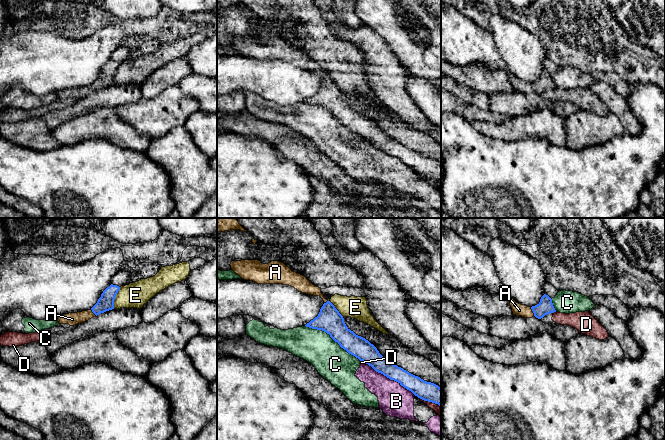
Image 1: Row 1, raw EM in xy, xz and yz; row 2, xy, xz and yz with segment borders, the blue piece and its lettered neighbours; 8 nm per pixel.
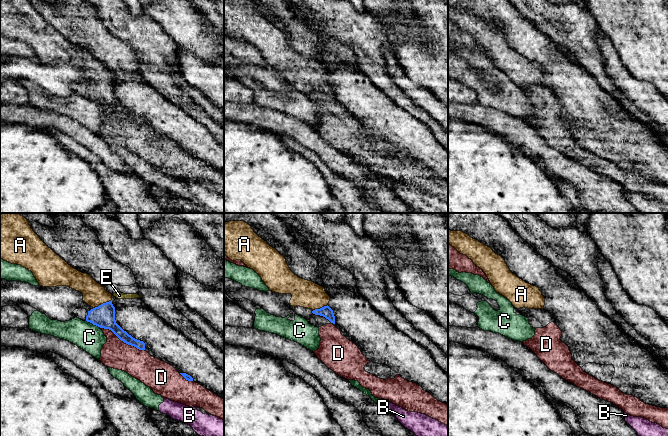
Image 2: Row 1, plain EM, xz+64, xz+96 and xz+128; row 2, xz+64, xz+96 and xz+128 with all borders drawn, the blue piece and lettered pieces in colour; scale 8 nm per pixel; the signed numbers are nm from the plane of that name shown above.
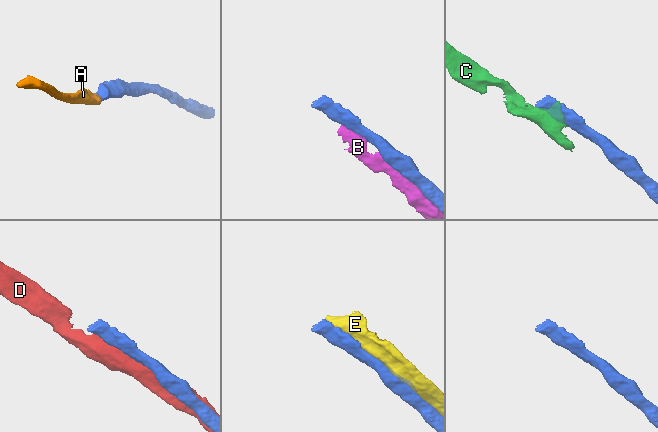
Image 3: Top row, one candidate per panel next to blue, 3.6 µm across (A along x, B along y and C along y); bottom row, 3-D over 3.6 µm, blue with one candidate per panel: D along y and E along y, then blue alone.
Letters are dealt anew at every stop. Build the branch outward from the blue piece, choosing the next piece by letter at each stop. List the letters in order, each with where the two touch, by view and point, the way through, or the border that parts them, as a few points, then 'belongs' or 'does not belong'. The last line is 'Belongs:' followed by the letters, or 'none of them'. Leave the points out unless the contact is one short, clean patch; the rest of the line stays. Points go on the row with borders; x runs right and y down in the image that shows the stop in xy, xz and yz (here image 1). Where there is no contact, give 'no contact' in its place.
A: meets blue in yz at (533, 312); runs through yz (545, 306), (539, 311), (533, 312), (519, 310); belongs
B: meets blue in xz at (392, 379); does not belong
C: meets blue in xz at (333, 339); does not belong
D: meets blue in xz at (431, 401); does not belong
E: meets blue in xy at (114, 298); does not belong
Belongs: A

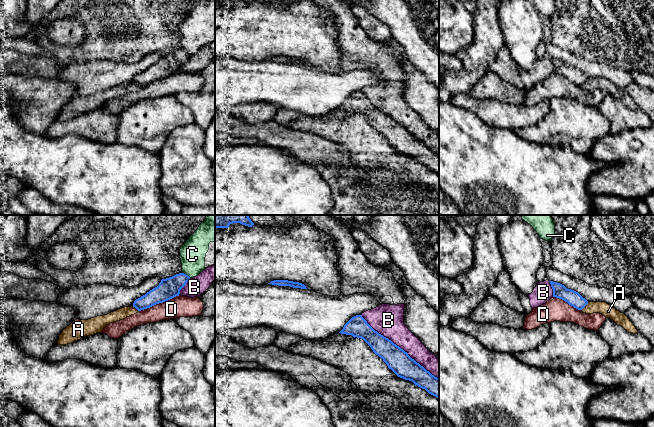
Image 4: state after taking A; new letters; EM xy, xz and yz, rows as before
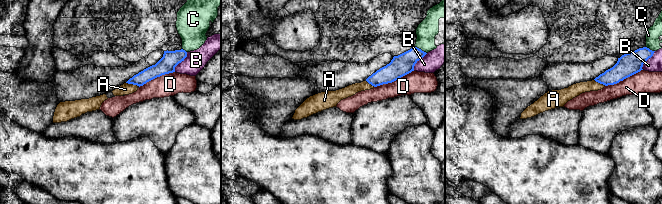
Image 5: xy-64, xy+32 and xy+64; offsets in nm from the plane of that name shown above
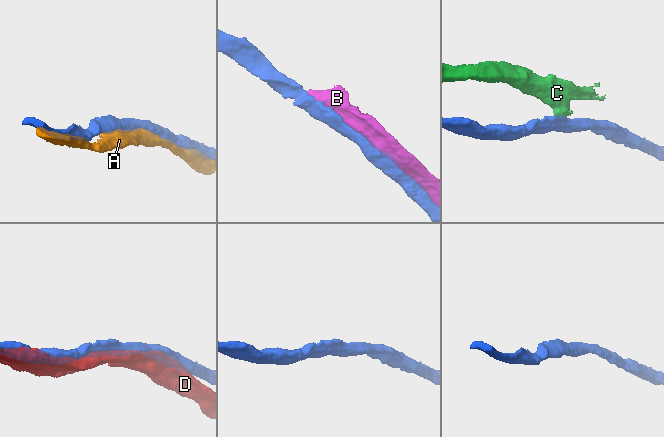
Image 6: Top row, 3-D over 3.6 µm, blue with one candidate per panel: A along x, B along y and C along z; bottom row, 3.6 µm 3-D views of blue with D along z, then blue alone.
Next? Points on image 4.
A: meets blue in yz at (584, 306); does not belong
B: meets blue in xz at (398, 346); does not belong
C: meets blue in xy at (185, 274); border along xy (181, 272), (190, 277); does not belong
D: meets blue in xy at (159, 302); does not belong
Belongs: none of them

